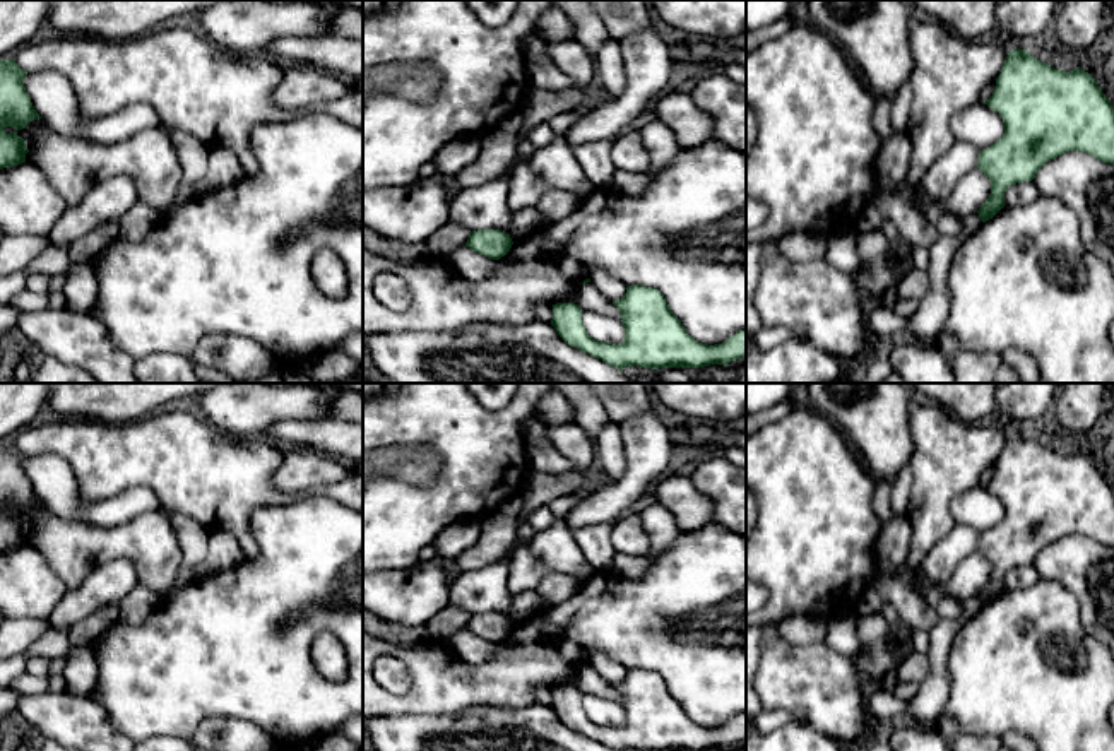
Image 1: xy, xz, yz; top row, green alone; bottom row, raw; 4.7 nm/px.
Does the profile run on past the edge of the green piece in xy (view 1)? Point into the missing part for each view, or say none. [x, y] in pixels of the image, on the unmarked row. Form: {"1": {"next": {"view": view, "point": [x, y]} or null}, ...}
{"1": {"next": null}}

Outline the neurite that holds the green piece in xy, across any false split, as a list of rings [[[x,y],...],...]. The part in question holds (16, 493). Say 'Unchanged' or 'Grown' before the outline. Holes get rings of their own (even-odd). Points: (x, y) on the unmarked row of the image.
Unchanged. [[[0,443],[0,553],[26,546],[26,523],[19,513],[41,500],[24,470],[27,458],[14,443]]]

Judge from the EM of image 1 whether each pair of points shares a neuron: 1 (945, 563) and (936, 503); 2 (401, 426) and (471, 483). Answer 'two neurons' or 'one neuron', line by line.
1: two neurons
2: one neuron

